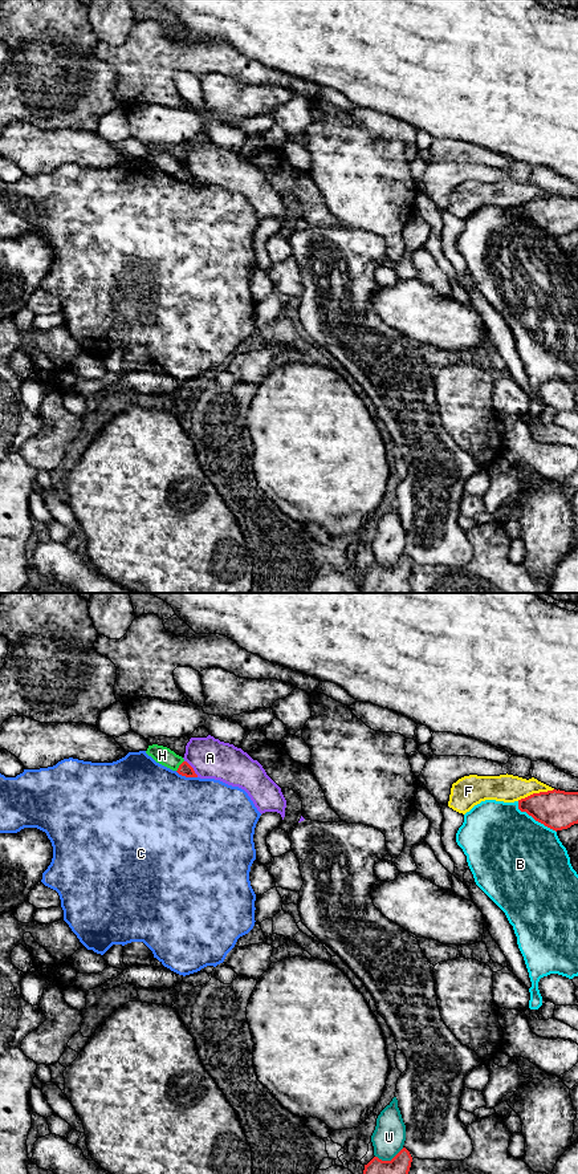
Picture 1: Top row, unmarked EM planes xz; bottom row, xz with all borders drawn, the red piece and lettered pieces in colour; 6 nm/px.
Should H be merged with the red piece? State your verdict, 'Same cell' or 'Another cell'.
Another cell

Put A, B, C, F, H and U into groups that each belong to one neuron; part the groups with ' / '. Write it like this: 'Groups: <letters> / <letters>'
Groups: A / B / C / F / H / U

